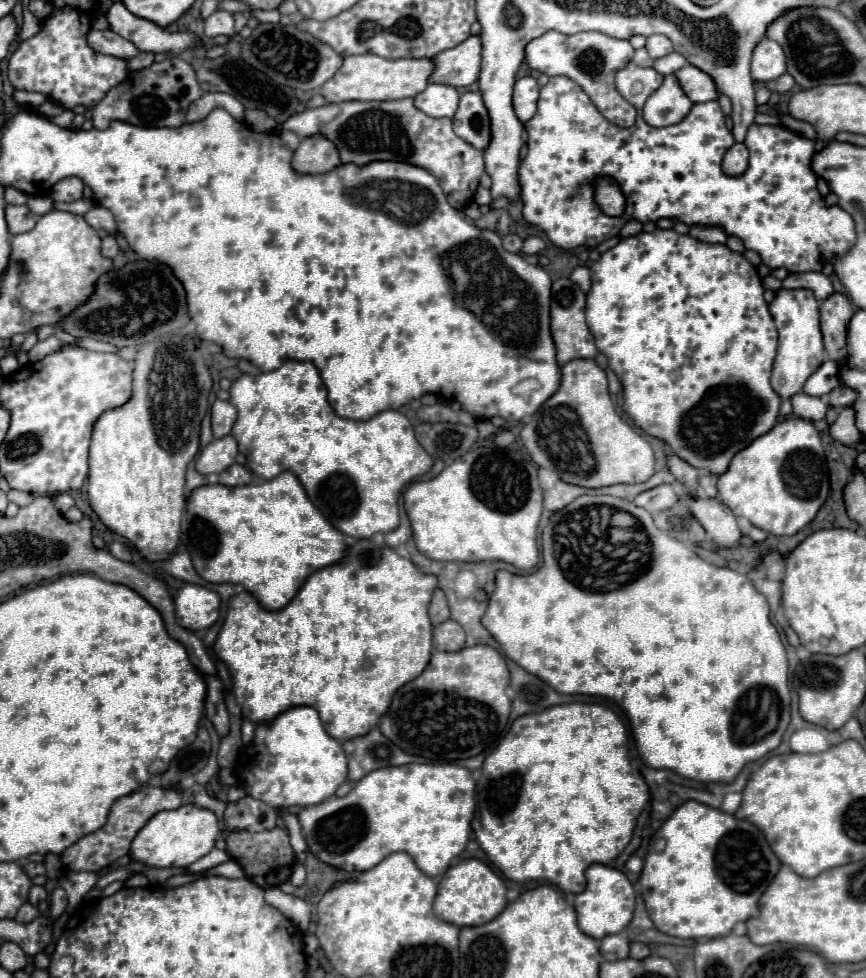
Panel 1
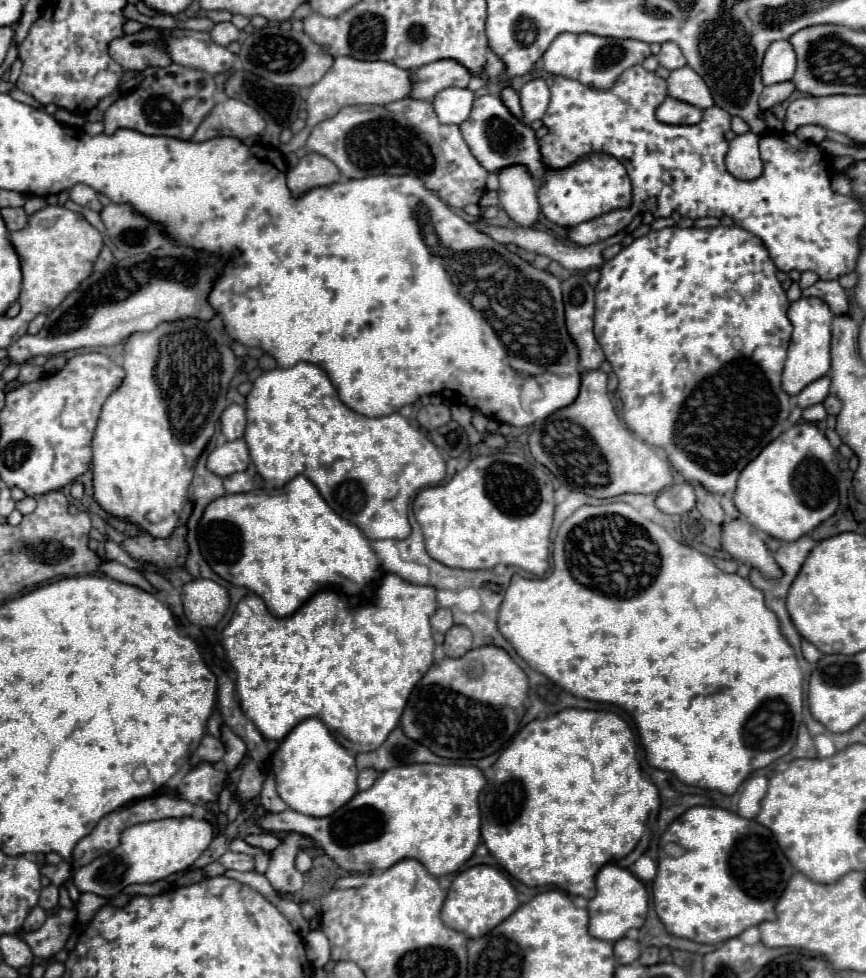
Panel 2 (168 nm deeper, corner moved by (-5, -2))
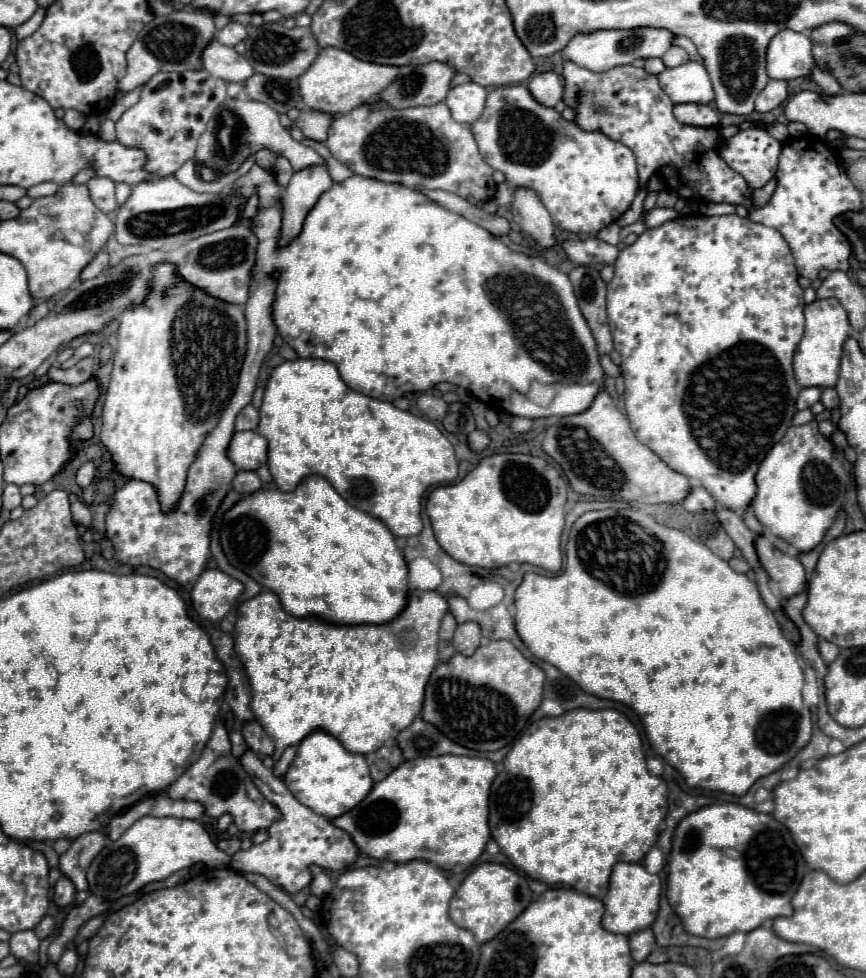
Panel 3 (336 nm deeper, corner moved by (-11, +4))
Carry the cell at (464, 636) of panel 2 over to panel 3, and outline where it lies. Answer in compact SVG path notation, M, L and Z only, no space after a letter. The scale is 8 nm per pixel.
M461 623L455 629L455 637L453 637L453 645L455 651L463 653L463 655L473 655L475 649L481 645L481 629L477 623Z

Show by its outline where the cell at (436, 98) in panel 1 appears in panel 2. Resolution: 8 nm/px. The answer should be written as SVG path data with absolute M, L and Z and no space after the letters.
M447 87L435 95L433 109L435 109L441 123L461 125L469 117L473 99L475 99L475 95L469 89Z

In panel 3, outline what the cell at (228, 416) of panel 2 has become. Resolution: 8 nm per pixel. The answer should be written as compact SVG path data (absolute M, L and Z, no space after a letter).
M247 405L239 415L235 423L235 431L247 431L247 429L257 429L259 425L259 413L253 405Z

